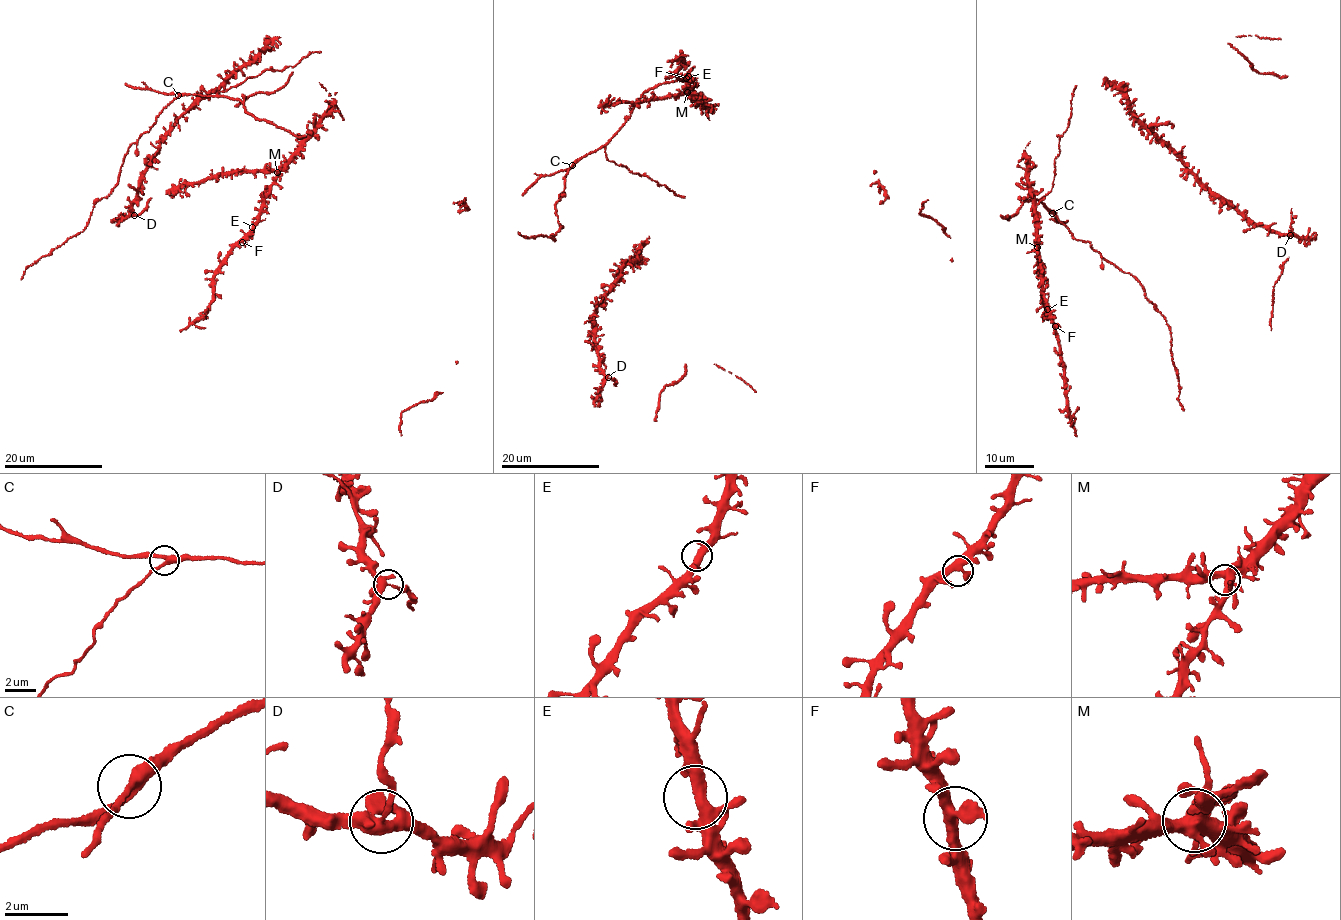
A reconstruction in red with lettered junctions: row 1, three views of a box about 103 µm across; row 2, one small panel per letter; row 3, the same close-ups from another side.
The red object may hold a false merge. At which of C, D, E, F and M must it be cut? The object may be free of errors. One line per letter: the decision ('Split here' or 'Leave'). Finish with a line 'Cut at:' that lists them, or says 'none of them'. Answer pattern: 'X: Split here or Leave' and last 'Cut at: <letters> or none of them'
C: Leave
D: Split here
E: Leave
F: Leave
M: Leave
Cut at: D

